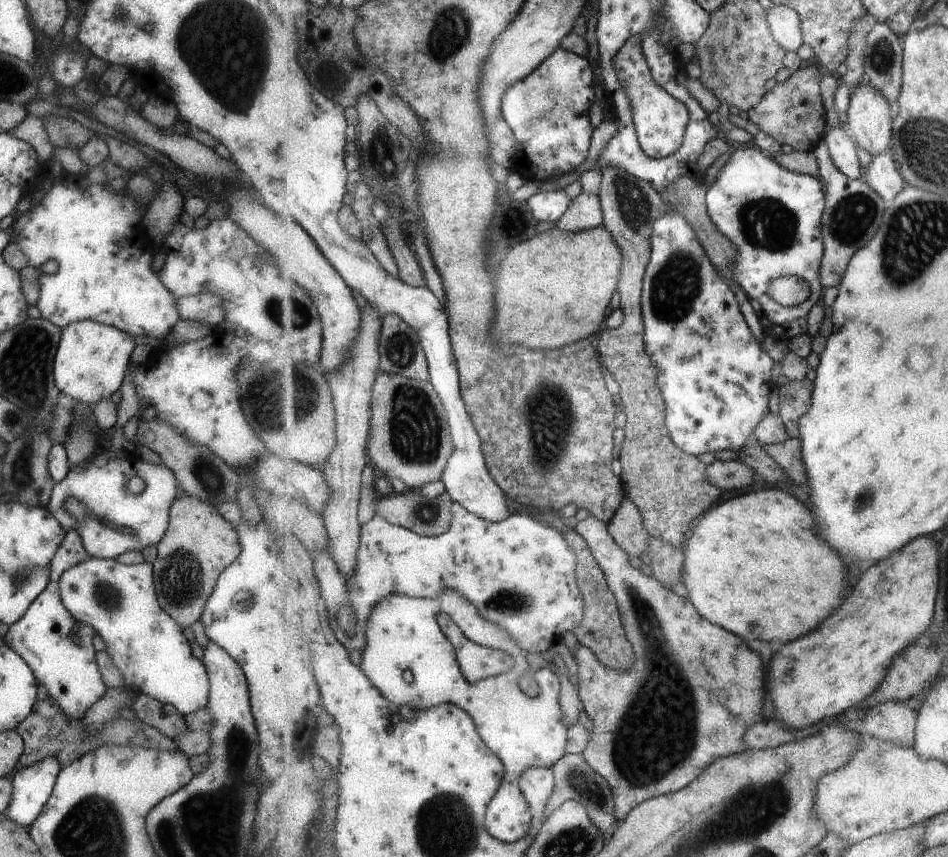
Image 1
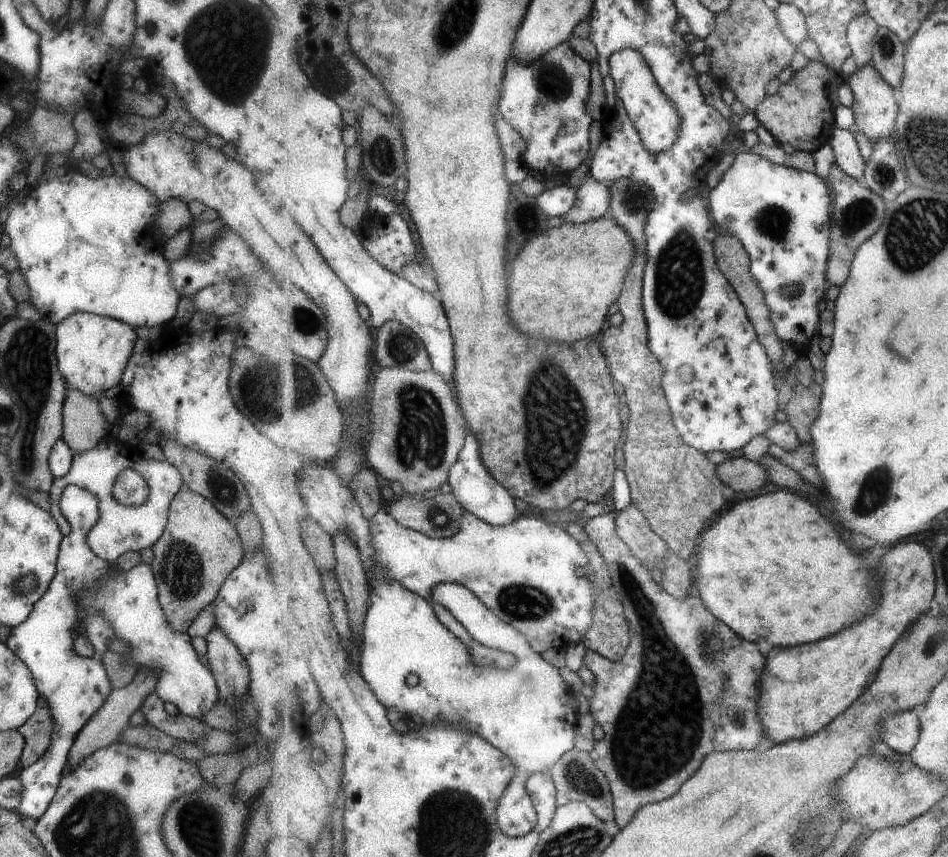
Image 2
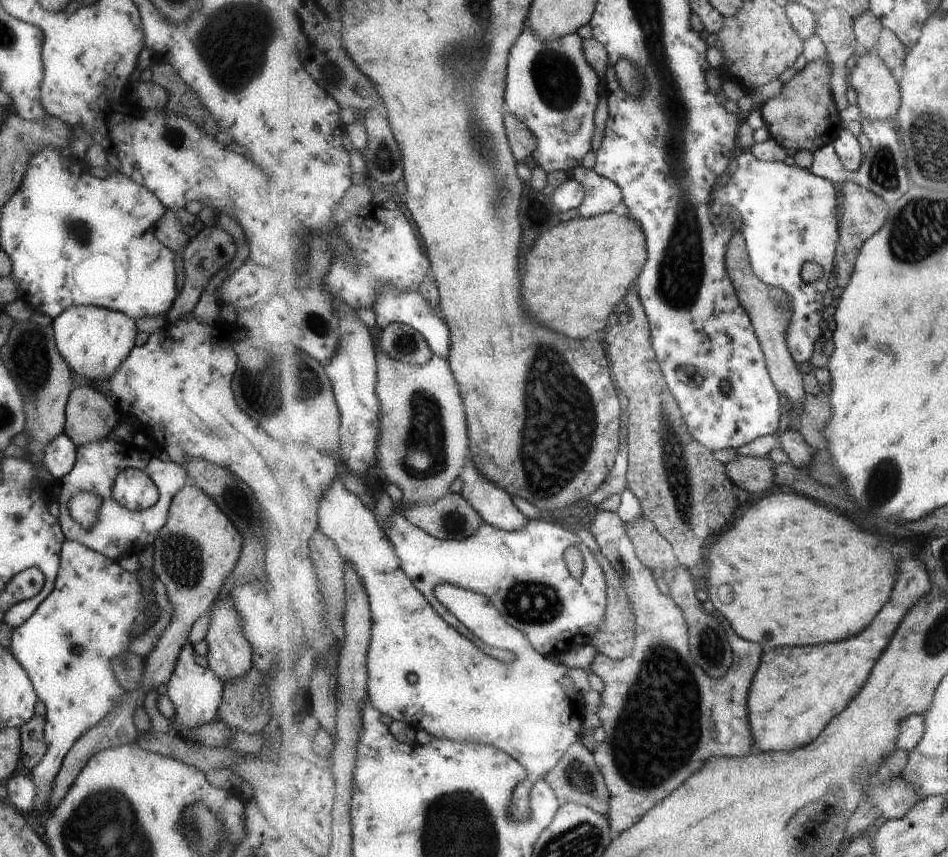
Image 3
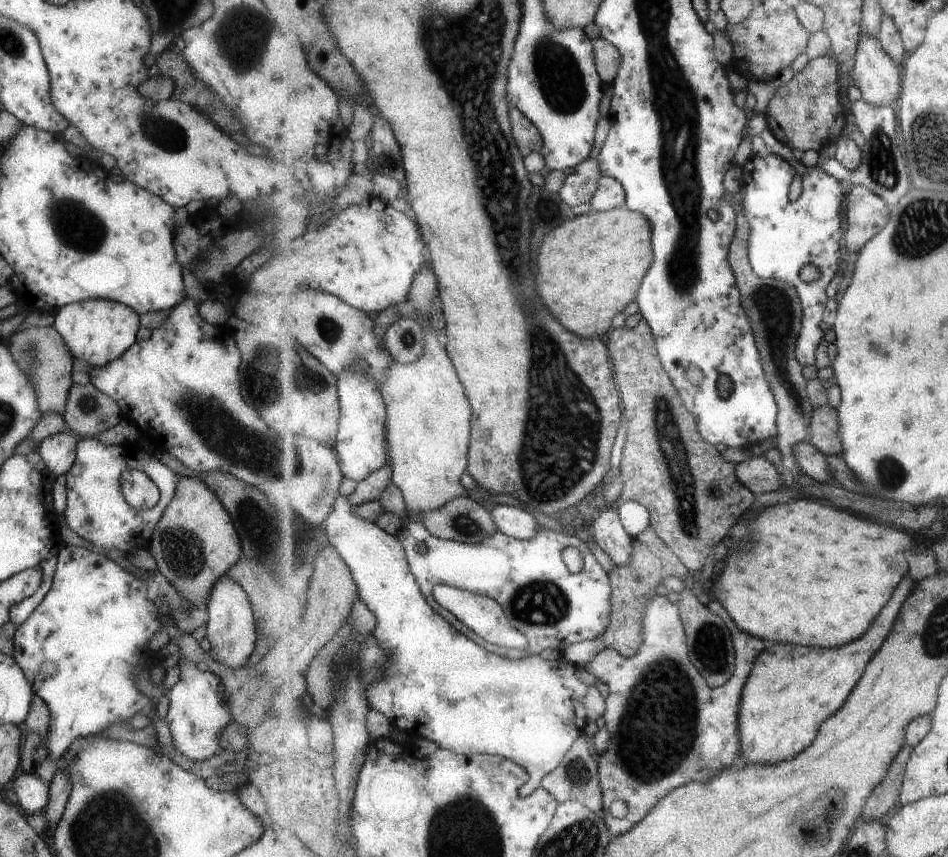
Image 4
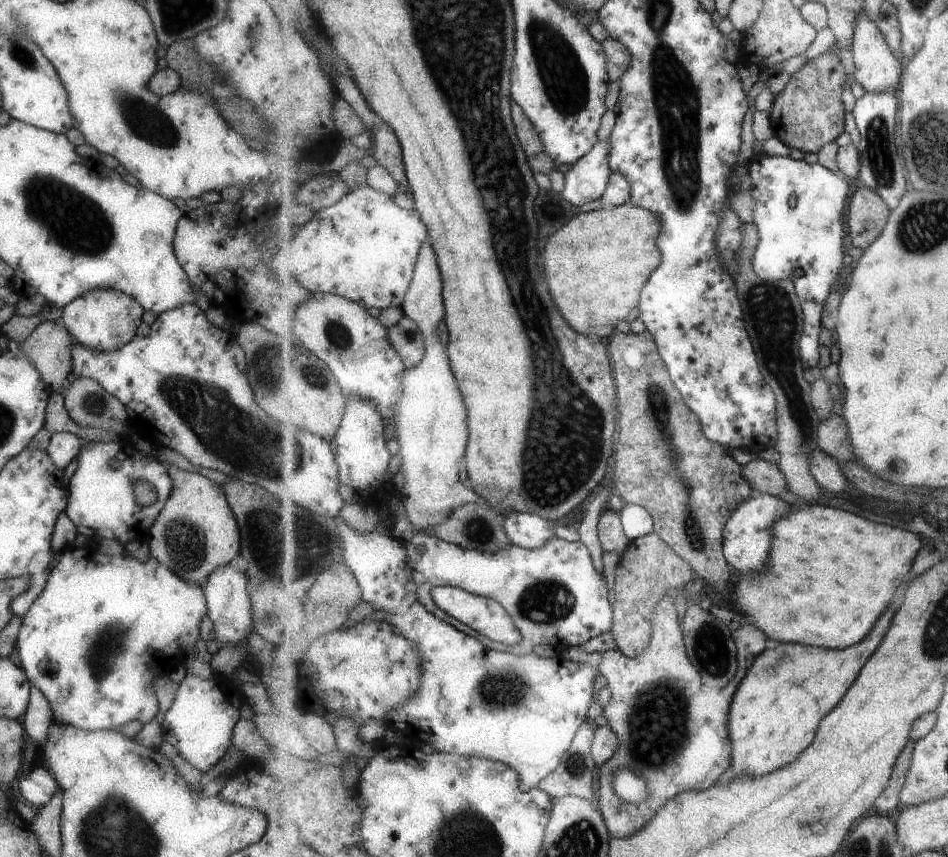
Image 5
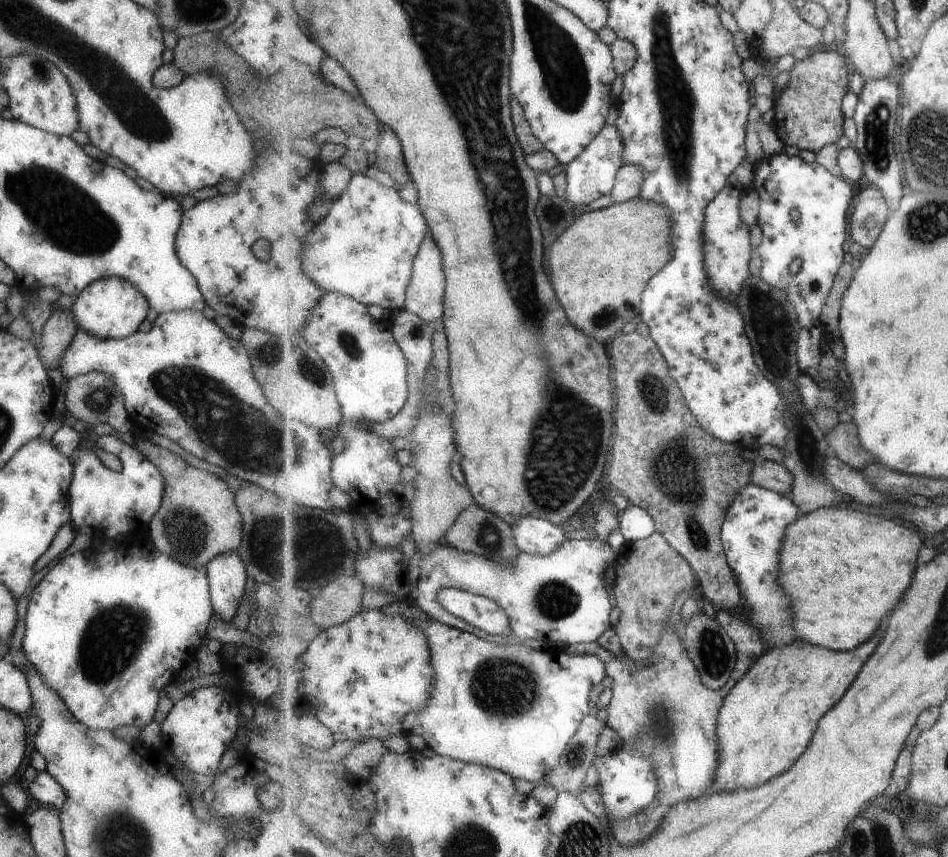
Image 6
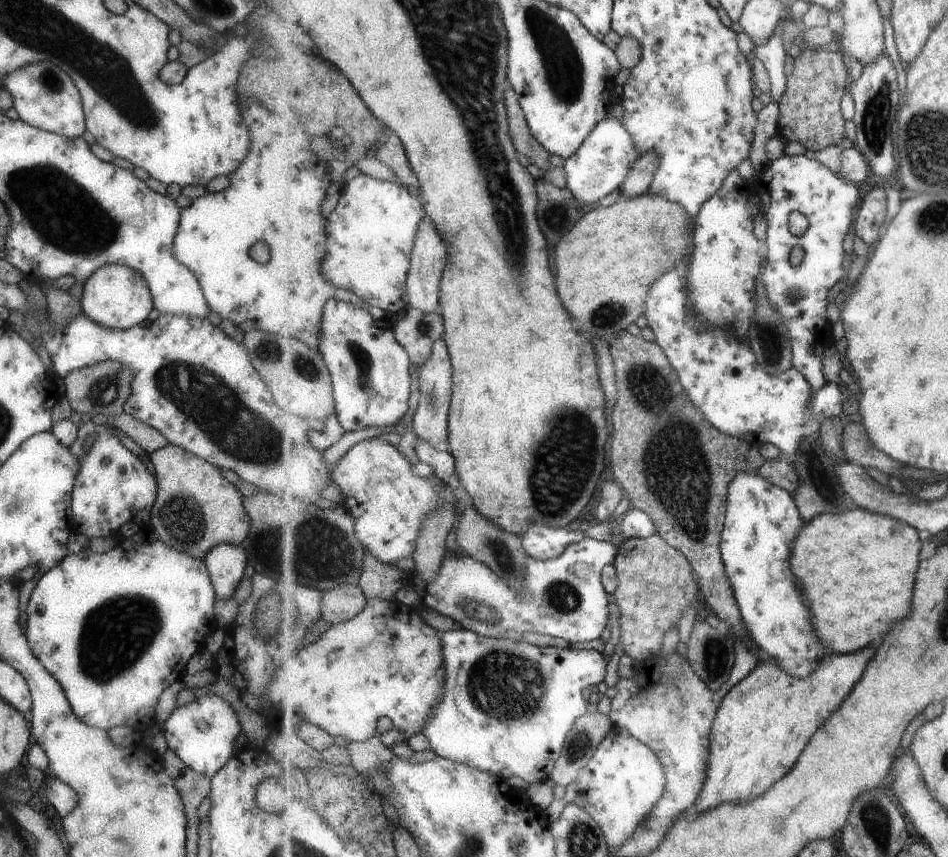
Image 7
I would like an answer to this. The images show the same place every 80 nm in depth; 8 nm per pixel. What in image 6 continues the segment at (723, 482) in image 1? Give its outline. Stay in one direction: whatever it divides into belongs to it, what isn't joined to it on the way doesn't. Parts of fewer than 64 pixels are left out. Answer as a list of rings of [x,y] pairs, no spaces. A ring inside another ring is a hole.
[[[757,459],[752,471],[752,483],[773,490],[777,494],[789,494],[793,489],[793,476],[783,463]]]

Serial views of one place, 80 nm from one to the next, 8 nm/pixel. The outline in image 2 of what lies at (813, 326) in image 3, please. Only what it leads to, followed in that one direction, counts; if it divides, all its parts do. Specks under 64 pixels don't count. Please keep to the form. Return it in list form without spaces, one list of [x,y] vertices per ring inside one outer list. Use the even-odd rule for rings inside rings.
[[[744,149],[736,151],[735,156],[734,163],[723,174],[719,184],[707,191],[711,217],[720,230],[728,230],[739,237],[749,253],[751,272],[765,291],[778,335],[795,350],[797,356],[806,356],[811,338],[819,334],[822,311],[817,304],[825,298],[829,286],[828,262],[833,222],[830,185],[817,173],[779,165]],[[792,287],[794,293],[788,295],[786,291]]]

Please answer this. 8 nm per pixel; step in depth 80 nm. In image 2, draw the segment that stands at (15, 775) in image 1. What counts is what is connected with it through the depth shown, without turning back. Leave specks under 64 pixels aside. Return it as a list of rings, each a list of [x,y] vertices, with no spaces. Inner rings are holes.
[[[67,485],[61,491],[58,507],[70,524],[70,533],[61,539],[55,574],[47,590],[34,602],[29,616],[10,628],[5,642],[7,648],[29,669],[36,691],[46,698],[46,706],[52,718],[50,741],[45,752],[33,764],[18,768],[17,771],[22,796],[14,811],[21,818],[36,820],[45,812],[55,794],[74,736],[113,690],[101,662],[109,640],[113,640],[113,630],[97,611],[82,613],[74,605],[78,591],[101,579],[106,574],[106,567],[112,565],[95,556],[85,542],[87,531],[98,519],[98,502],[89,491]],[[77,624],[93,647],[92,656],[73,654],[73,632]]]

